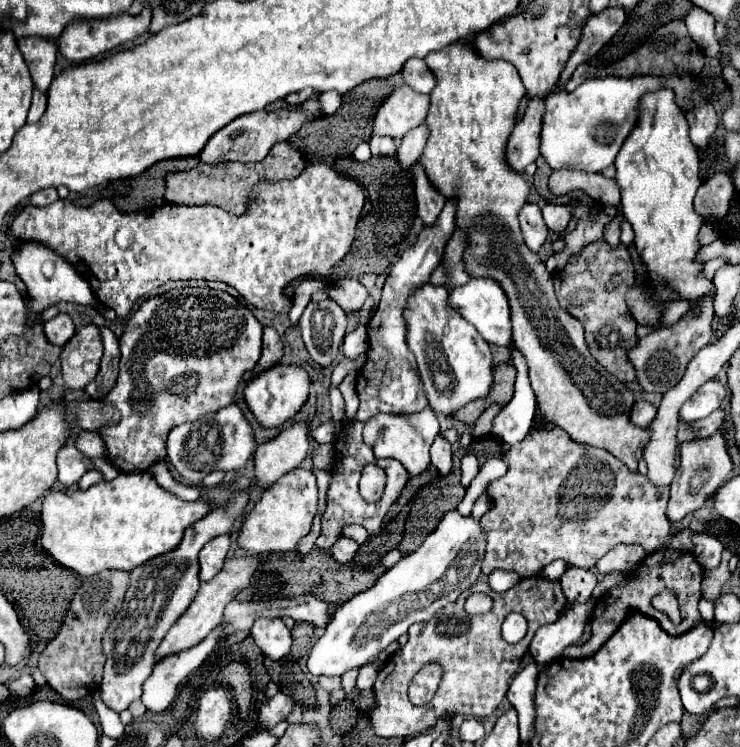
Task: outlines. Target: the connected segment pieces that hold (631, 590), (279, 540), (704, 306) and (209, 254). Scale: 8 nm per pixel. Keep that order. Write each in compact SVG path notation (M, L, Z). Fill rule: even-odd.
M658 550L658 552L652 552L646 556L646 560L642 562L642 566L638 570L634 570L632 574L626 576L626 580L614 588L610 588L610 592L606 592L602 598L598 598L596 602L596 608L594 608L594 614L592 614L592 620L590 620L590 626L592 626L592 638L582 644L582 646L568 646L564 650L564 656L566 658L588 658L592 654L596 654L596 650L616 632L616 628L622 624L626 612L630 608L636 608L648 616L652 616L660 624L661 628L672 634L672 636L678 636L678 634L684 634L686 630L692 628L692 624L696 626L698 622L702 622L702 616L698 612L698 602L702 598L702 566L696 562L696 558L690 554L690 552L678 552L678 550ZM662 588L672 588L678 592L678 598L680 598L680 614L682 614L682 622L680 624L674 624L670 618L662 613L658 612L650 600L656 592L660 592Z
M296 468L288 472L274 488L266 490L254 510L248 514L240 530L240 548L252 554L264 552L290 552L298 548L298 542L310 532L312 520L318 508L318 486L314 472Z
M714 296L702 298L694 312L688 312L680 322L676 322L672 328L662 328L658 332L652 332L644 338L640 338L640 344L628 352L630 362L636 368L638 382L646 392L666 392L672 388L682 376L690 362L690 358L712 340L712 320L714 320Z
M312 164L292 180L258 184L256 202L250 204L244 216L230 216L212 205L176 206L166 202L148 212L120 212L110 198L100 198L86 208L56 200L50 206L24 206L10 230L14 238L44 244L66 258L88 280L98 300L116 310L118 318L126 318L140 296L150 294L168 280L220 280L236 288L248 304L260 310L288 312L292 302L282 294L288 282L300 276L326 276L348 254L366 200L362 187L326 164Z

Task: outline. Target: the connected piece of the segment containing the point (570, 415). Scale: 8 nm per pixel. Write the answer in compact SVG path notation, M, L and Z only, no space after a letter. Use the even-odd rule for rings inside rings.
M456 42L444 50L430 52L424 58L424 62L436 76L436 86L430 92L430 110L424 120L424 124L430 130L430 136L420 160L430 182L436 184L436 188L440 188L440 192L446 198L458 196L456 224L470 230L470 250L464 256L470 274L474 278L492 276L504 286L512 312L512 340L514 346L528 360L530 382L532 390L536 392L540 412L546 416L546 420L564 428L572 440L604 448L618 460L622 460L630 472L636 472L638 462L642 458L642 450L648 444L648 430L632 426L628 420L634 396L622 382L616 380L616 376L600 368L600 364L596 364L596 360L590 356L588 346L584 342L582 324L560 308L558 298L554 294L552 276L548 274L538 254L534 254L524 244L520 234L518 210L524 206L528 198L528 184L522 178L522 174L512 172L510 166L504 162L504 148L512 132L514 112L522 96L526 94L520 74L506 60L488 60L480 56L472 42Z

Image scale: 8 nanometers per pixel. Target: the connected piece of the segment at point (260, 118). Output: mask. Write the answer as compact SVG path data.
M314 94L310 100L304 102L302 108L298 110L276 110L276 112L252 112L248 116L240 116L240 120L232 120L232 124L224 126L216 136L208 140L204 146L204 152L200 152L200 162L204 164L220 164L220 162L256 162L262 160L268 150L272 148L274 142L278 140L288 140L304 122L322 116L320 106L318 106L318 94Z

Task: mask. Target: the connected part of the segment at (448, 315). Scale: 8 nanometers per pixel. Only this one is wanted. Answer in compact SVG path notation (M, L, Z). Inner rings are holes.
M430 282L412 290L408 308L404 308L406 344L416 358L426 398L436 412L452 414L470 400L482 398L492 386L492 354L490 346L476 328L466 322L448 304L448 290Z

